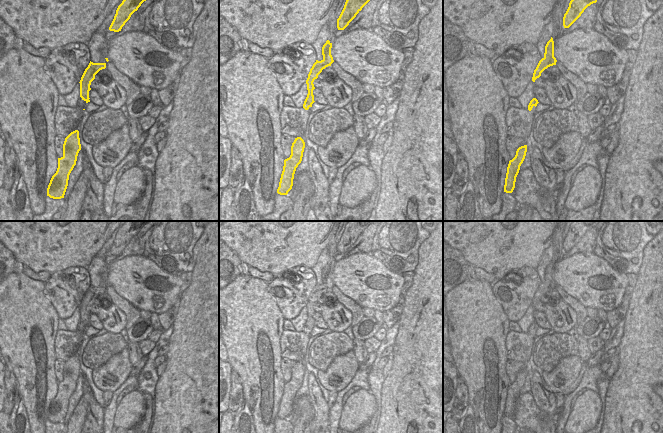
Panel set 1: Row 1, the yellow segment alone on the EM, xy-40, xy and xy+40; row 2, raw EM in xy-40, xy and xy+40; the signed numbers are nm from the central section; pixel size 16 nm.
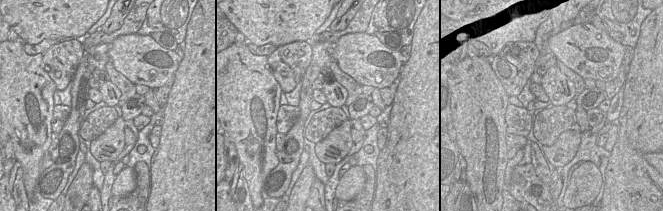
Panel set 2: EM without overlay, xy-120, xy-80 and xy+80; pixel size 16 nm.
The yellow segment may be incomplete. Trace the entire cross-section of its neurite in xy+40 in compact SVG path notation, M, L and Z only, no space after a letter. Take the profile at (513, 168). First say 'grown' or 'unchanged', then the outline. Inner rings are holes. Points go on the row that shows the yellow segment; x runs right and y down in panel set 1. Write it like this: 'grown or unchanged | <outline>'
unchanged | M527 145L517 149L515 157L509 161L505 178L504 192L512 193L515 188L516 177L527 152Z

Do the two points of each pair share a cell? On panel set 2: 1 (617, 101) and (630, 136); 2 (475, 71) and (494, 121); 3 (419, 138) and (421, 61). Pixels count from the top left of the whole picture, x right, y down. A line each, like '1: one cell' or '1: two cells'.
1: two cells
2: one cell
3: one cell

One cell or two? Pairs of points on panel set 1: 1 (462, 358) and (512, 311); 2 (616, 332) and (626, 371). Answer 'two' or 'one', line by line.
1: two
2: two

